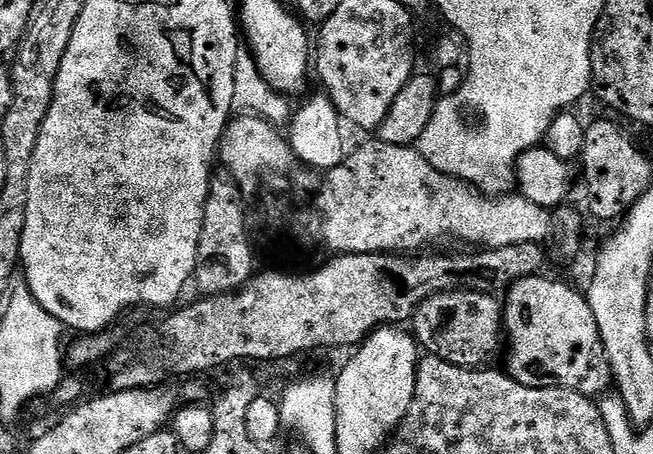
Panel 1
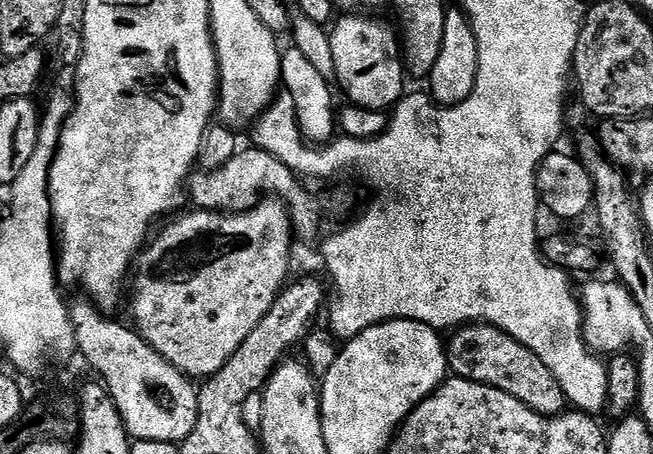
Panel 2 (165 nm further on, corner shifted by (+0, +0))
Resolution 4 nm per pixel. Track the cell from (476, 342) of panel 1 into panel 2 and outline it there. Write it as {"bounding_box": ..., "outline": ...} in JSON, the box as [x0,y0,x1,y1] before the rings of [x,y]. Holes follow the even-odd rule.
{"bounding_box":[446,322,565,416],"outline":[[[473,322],[455,329],[451,336],[452,341],[447,341],[446,351],[452,376],[494,386],[543,416],[559,416],[565,411],[564,391],[562,386],[558,386],[558,378],[550,374],[550,369],[543,364],[542,358],[538,358],[538,354],[526,350],[526,346],[510,338],[510,334],[489,324]]]}

